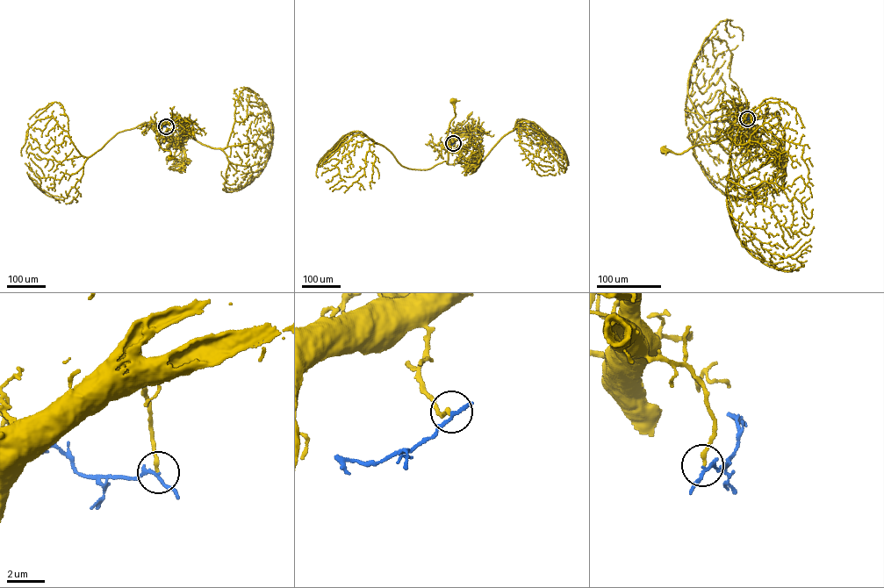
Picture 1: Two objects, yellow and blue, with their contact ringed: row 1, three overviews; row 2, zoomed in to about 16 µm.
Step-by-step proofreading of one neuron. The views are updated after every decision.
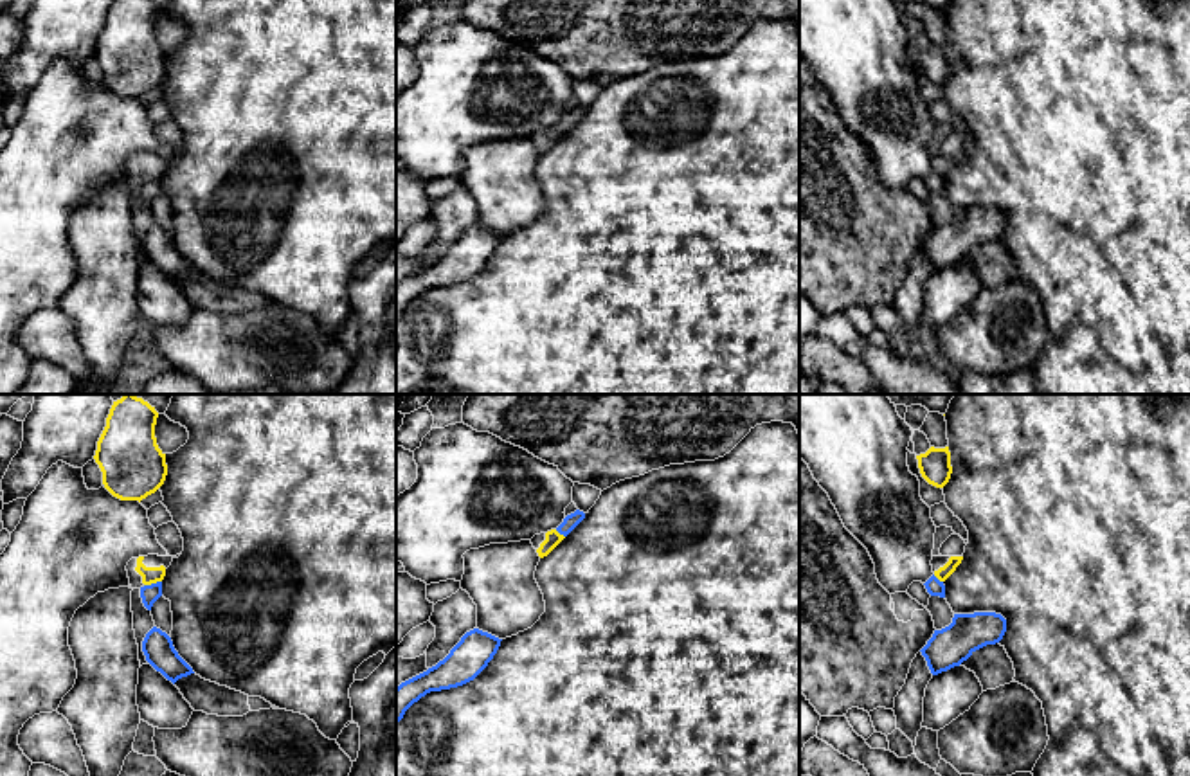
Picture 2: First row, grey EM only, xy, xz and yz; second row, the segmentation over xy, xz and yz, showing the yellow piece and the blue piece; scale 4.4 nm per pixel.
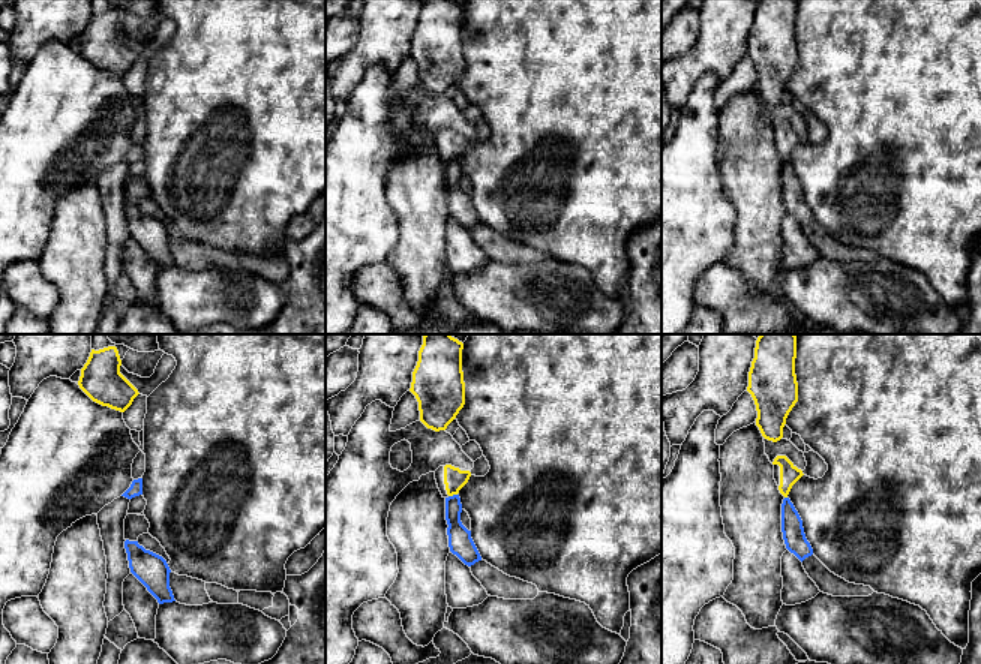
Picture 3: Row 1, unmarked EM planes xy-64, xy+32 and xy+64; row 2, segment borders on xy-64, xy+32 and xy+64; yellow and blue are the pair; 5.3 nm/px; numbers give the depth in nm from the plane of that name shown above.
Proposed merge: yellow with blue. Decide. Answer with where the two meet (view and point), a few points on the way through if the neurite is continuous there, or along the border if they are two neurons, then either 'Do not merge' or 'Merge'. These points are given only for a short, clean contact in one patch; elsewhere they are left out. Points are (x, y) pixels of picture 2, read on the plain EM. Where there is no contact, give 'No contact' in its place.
Touches yellow at xy (152, 179). Boundary: xy (161, 177), (144, 182). Do not merge

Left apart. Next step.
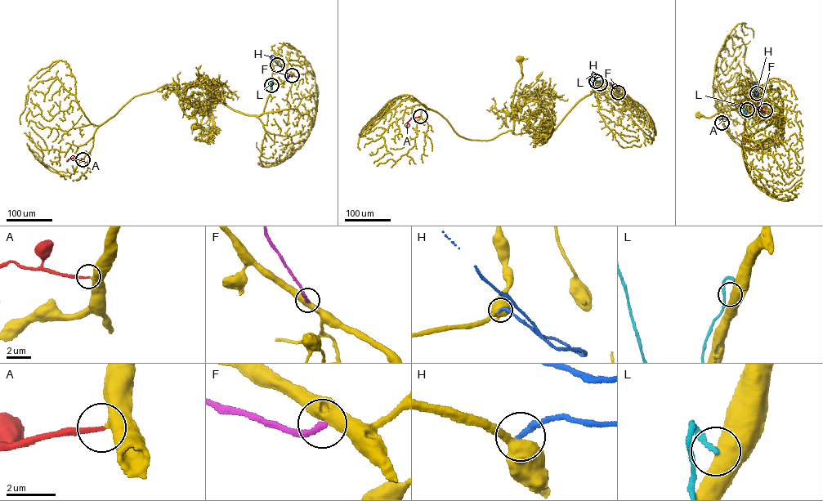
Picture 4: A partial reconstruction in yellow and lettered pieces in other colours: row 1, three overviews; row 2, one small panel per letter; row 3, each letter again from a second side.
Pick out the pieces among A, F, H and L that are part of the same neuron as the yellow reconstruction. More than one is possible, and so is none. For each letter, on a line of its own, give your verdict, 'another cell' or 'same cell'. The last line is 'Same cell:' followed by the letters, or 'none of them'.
A: same cell
F: another cell
H: another cell
L: another cell
Same cell: A

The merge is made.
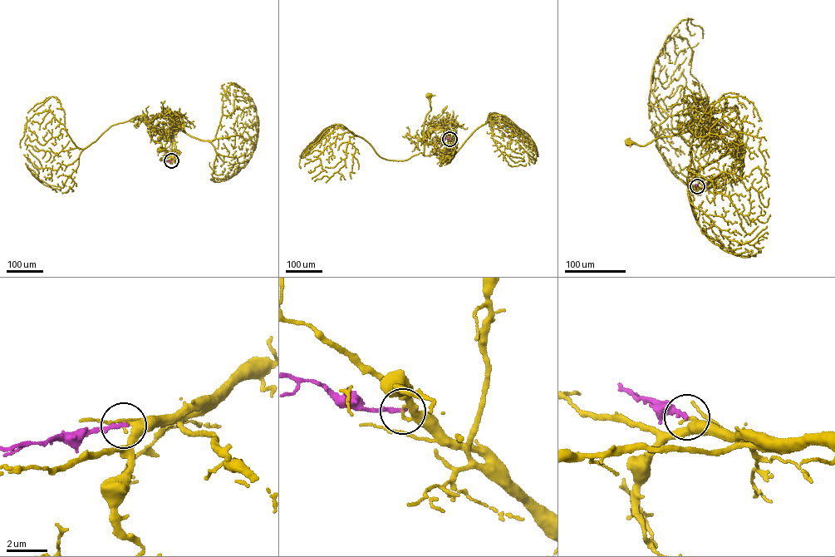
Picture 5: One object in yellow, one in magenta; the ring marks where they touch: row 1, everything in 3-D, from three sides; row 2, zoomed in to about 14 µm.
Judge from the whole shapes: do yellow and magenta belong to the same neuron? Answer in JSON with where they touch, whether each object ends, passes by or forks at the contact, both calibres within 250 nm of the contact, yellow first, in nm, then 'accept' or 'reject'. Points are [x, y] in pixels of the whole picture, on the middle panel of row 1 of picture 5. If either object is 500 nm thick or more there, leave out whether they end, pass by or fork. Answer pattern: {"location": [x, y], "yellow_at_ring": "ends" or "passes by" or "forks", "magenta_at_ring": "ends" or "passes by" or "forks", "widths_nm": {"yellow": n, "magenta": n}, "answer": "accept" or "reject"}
{"location": [449, 139], "yellow_at_ring": "ends", "magenta_at_ring": "ends", "widths_nm": {"yellow": 240, "magenta": 180}, "answer": "reject"}

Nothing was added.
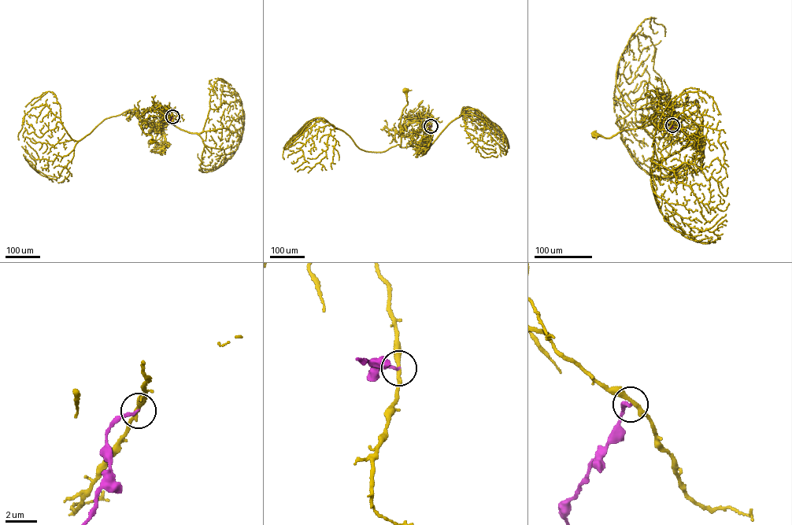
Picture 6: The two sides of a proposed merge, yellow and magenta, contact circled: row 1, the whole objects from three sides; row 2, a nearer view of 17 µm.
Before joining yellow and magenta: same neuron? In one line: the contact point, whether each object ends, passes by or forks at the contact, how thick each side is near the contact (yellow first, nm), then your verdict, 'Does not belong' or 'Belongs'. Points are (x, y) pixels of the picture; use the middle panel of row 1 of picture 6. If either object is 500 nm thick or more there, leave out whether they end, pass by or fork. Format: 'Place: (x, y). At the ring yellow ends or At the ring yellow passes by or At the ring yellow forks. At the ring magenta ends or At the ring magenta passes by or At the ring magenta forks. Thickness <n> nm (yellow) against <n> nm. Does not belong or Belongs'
Place: (431, 126). At the ring yellow passes by. At the ring magenta ends. Thickness 280 nm (yellow) against 180 nm. Does not belong

